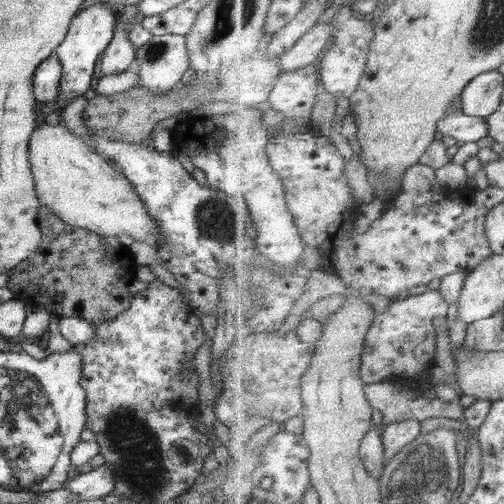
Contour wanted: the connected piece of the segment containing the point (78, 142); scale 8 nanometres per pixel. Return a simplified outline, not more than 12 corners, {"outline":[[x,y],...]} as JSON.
{"outline":[[64,124],[28,142],[41,206],[100,236],[159,244],[126,175]]}

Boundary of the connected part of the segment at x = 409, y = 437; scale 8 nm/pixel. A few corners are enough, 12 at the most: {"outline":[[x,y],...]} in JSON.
{"outline":[[422,422],[384,426],[387,460],[420,438]]}

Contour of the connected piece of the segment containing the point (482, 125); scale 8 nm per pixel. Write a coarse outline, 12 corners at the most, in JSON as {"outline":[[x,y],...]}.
{"outline":[[450,112],[439,131],[463,143],[490,136],[488,118]]}

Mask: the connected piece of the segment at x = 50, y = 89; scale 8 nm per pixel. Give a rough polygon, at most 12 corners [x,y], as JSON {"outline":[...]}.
{"outline":[[54,52],[34,71],[35,100],[56,101],[62,65]]}

